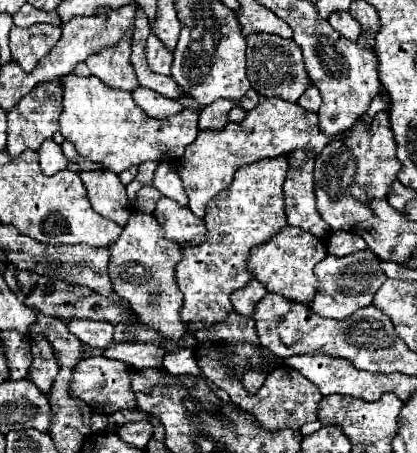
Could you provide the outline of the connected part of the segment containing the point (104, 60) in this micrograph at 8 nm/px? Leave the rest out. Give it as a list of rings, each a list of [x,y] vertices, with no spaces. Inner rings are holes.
[[[124,33],[116,45],[100,49],[100,53],[90,55],[86,59],[86,65],[90,67],[92,75],[102,79],[108,87],[134,91],[140,83],[130,63],[130,47],[132,47],[132,35]]]

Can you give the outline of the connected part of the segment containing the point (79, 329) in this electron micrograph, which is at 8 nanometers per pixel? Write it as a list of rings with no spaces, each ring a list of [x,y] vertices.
[[[70,319],[66,321],[72,335],[76,335],[88,347],[106,349],[112,343],[114,327],[106,321],[90,321],[90,319]]]

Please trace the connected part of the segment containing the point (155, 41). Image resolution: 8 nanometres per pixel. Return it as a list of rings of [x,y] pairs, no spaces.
[[[150,33],[148,41],[146,41],[146,61],[148,67],[154,73],[160,75],[170,75],[170,67],[172,67],[172,53],[166,49],[166,45],[162,45],[162,41]]]

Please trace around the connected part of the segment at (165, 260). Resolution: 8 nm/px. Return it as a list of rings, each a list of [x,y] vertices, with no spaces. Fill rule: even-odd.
[[[133,211],[128,225],[122,229],[118,241],[110,243],[110,279],[114,291],[130,301],[132,311],[138,319],[150,329],[158,329],[166,341],[180,341],[188,329],[182,325],[180,307],[182,307],[182,293],[176,285],[174,267],[182,259],[180,247],[170,241],[154,215],[144,215]]]

